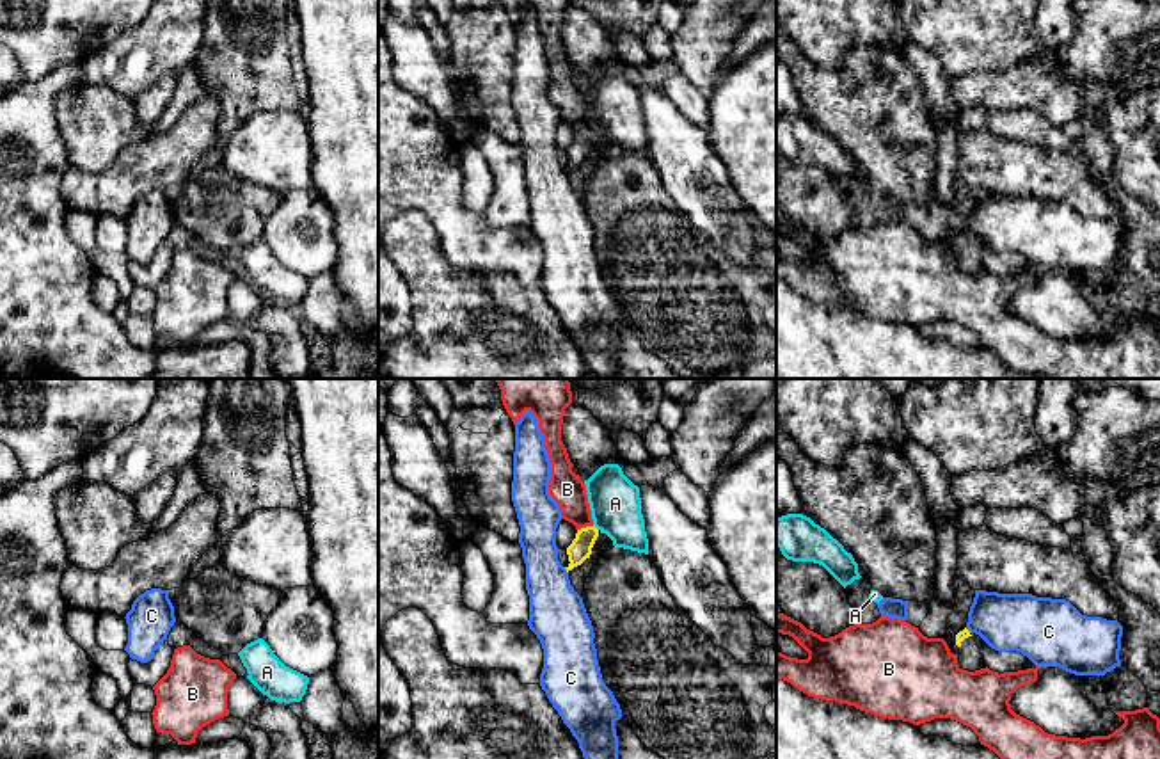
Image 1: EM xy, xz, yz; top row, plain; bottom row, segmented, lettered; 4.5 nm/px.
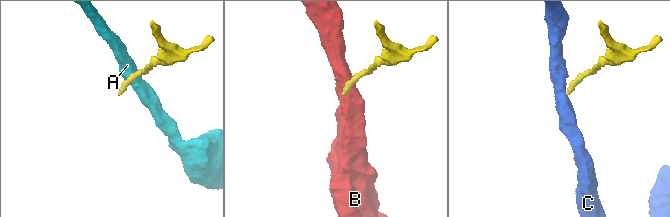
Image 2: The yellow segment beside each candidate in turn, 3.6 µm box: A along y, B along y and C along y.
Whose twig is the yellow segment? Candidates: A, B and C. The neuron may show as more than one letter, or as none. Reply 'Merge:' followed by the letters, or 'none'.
Merge: none

